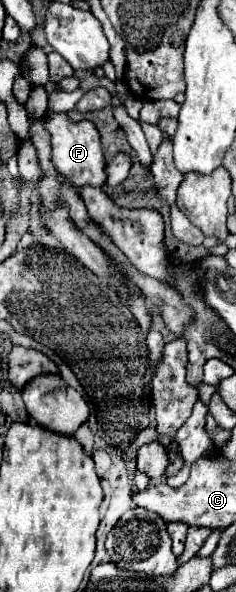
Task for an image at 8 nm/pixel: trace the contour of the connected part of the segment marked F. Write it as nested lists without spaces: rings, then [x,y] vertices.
[[[48,113],[44,117],[44,127],[46,131],[50,131],[52,139],[52,163],[68,183],[72,183],[78,189],[86,185],[102,187],[106,183],[106,159],[100,149],[100,135],[94,123],[90,121],[72,123],[66,117],[66,113]]]

